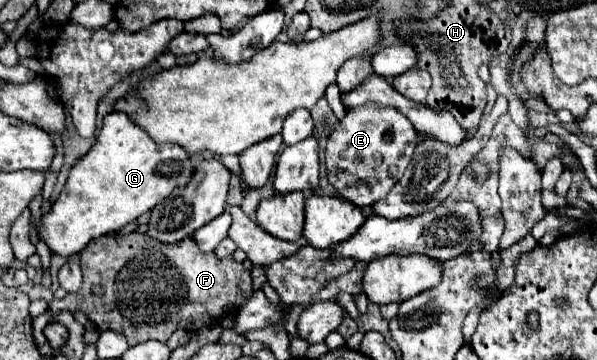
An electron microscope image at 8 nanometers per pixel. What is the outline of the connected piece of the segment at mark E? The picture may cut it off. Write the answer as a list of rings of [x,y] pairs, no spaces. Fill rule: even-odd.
[[[375,103],[349,109],[327,137],[327,179],[343,199],[357,207],[371,207],[379,199],[385,199],[391,187],[403,177],[415,143],[419,143],[419,133],[403,113],[391,107],[377,107]],[[333,167],[339,167],[339,171],[331,175]],[[389,167],[397,167],[397,177],[389,175]]]

